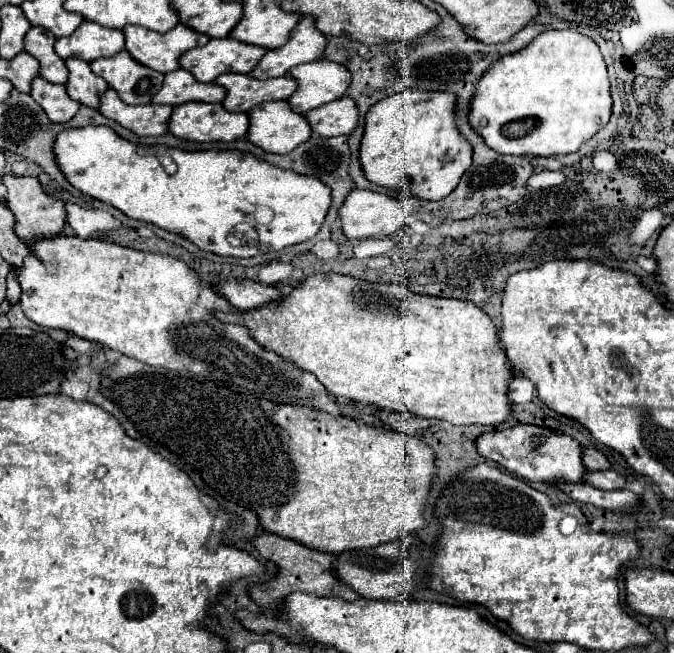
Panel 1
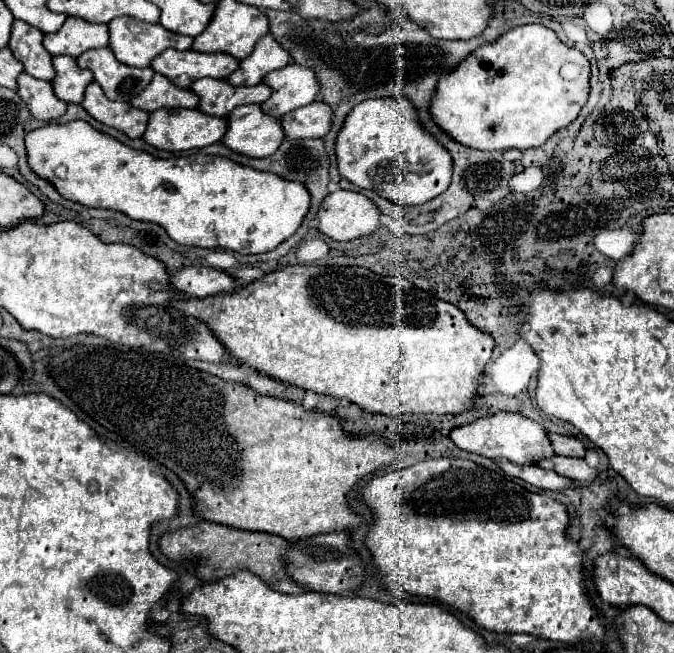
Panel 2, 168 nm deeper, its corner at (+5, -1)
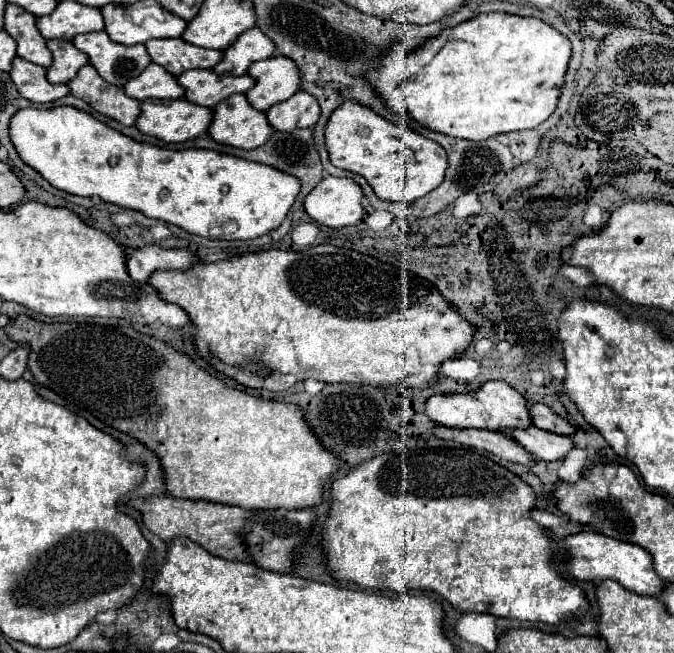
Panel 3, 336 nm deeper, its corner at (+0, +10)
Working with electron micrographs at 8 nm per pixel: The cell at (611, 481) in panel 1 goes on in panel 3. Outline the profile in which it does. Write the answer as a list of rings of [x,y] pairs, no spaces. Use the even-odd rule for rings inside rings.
[[[527,428],[527,430],[507,430],[503,432],[511,438],[515,438],[517,442],[521,442],[525,446],[525,450],[529,450],[537,460],[561,460],[569,450],[575,448],[575,442],[571,436],[559,436],[541,428]]]

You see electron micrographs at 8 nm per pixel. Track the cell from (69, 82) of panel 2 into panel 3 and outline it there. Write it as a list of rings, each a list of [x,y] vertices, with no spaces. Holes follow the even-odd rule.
[[[49,40],[47,46],[53,52],[53,64],[47,68],[47,80],[51,84],[67,84],[67,80],[73,80],[89,62],[89,58],[79,52],[71,40]]]

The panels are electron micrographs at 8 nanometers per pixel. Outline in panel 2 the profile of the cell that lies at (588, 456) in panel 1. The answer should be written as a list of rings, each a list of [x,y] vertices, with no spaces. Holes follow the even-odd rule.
[[[548,433],[548,439],[550,439],[556,453],[572,455],[572,457],[584,457],[584,445],[578,439],[564,437],[564,435],[558,435],[558,433]]]

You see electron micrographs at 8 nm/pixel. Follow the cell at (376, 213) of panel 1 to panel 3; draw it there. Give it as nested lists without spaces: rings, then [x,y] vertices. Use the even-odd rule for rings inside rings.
[[[327,176],[305,198],[305,212],[329,228],[353,226],[365,214],[363,198],[363,190],[355,180]]]

